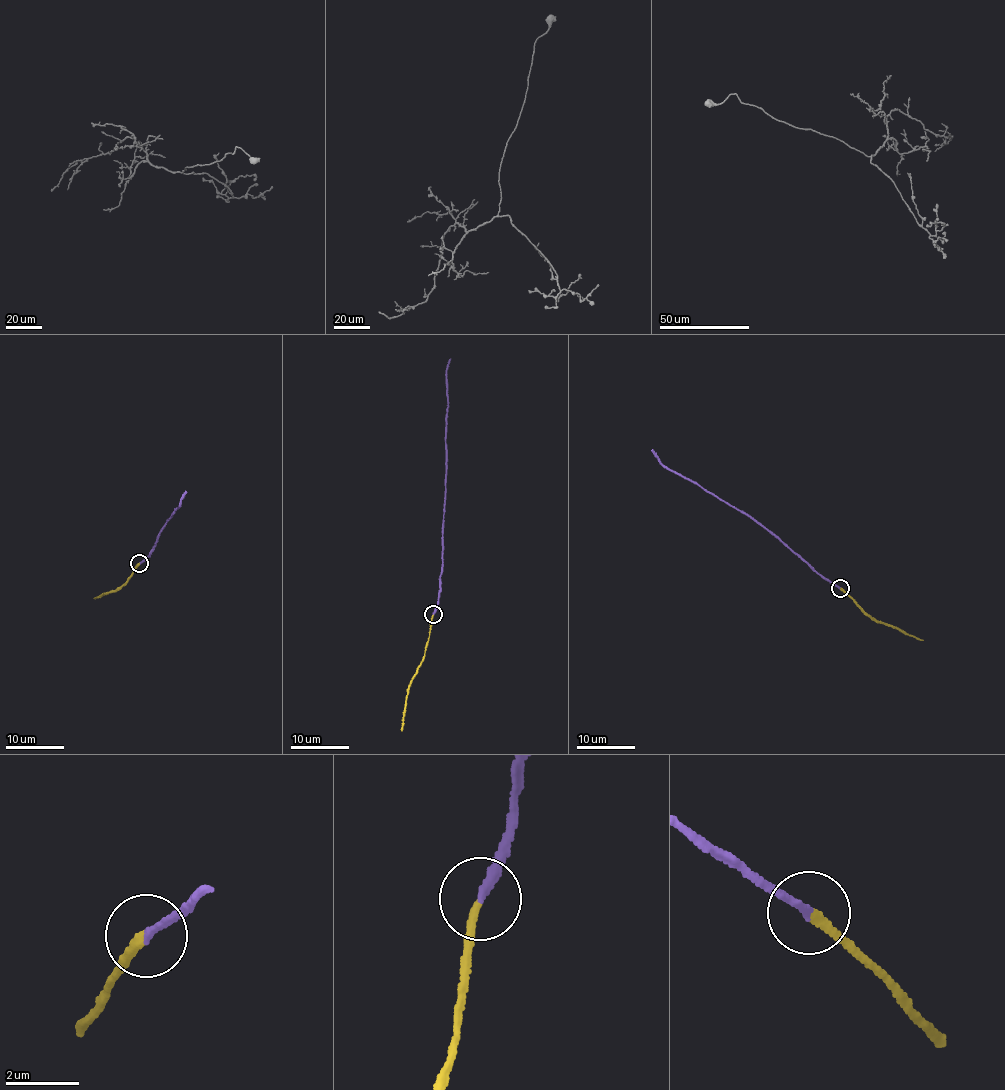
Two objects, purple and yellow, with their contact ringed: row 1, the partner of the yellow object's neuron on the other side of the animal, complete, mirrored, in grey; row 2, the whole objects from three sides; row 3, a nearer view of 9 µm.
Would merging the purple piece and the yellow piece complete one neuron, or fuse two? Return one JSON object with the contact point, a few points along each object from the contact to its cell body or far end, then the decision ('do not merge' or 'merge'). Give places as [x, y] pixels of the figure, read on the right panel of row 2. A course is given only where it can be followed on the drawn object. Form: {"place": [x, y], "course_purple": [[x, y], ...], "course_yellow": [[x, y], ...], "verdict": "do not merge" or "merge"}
{"place": [840, 588], "course_purple": [[840, 588], [760, 524], [674, 473], [652, 449]], "course_yellow": [[840, 588], [869, 616], [922, 639]], "verdict": "merge"}

